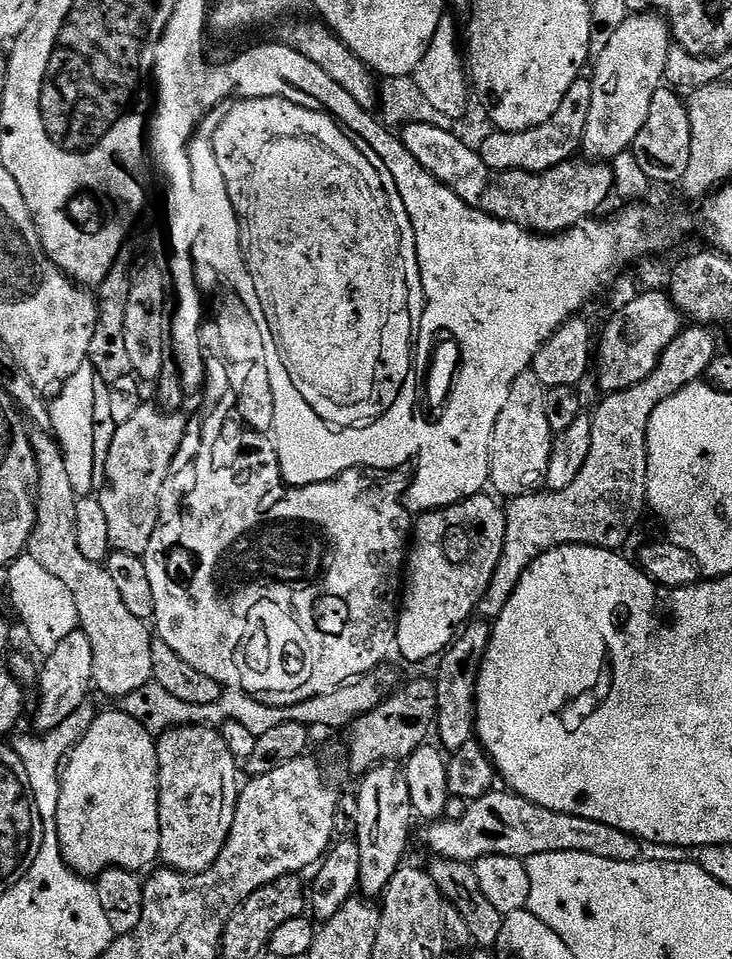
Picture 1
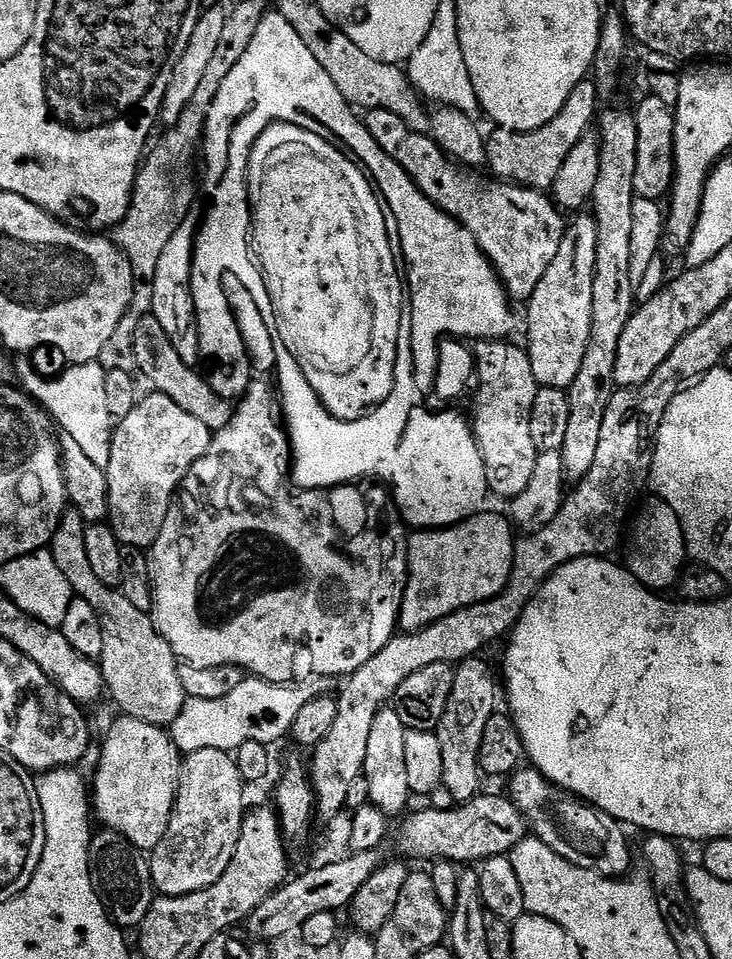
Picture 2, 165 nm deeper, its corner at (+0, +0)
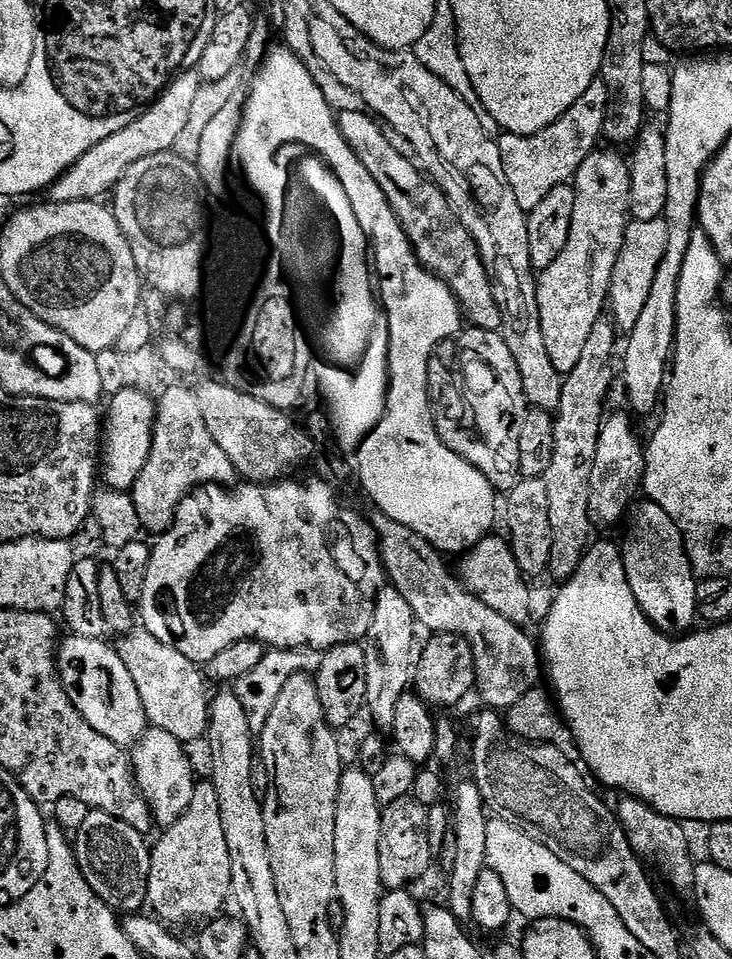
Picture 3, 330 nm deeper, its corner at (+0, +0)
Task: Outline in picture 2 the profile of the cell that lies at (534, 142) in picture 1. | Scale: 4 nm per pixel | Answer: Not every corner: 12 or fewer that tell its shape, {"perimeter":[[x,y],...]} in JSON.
{"perimeter":[[583,80],[538,130],[496,128],[495,179],[551,189],[601,99]]}

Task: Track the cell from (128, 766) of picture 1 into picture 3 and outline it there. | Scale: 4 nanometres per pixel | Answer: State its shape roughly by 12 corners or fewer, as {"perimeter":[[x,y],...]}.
{"perimeter":[[149,727],[130,752],[137,789],[161,829],[198,783],[185,745]]}

